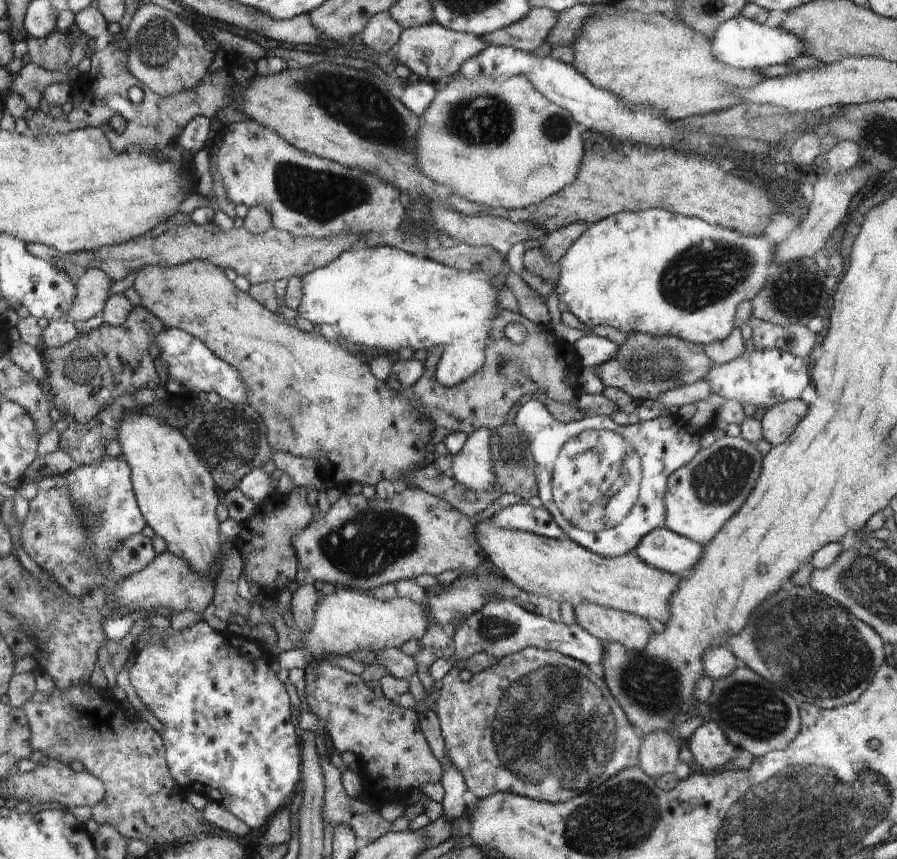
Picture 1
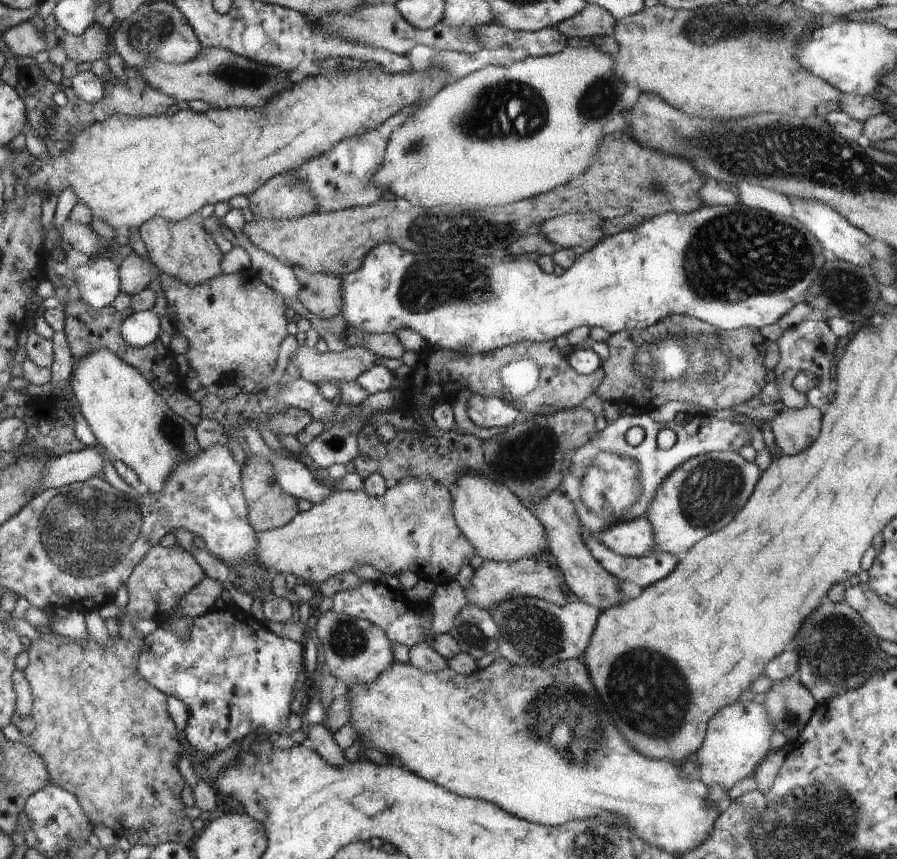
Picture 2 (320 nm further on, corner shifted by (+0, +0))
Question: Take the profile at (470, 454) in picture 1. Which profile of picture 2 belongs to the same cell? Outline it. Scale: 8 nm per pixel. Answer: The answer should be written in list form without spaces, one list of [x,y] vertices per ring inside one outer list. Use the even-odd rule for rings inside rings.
[[[475,394],[467,402],[468,418],[482,428],[502,428],[516,420],[519,410],[505,397]]]

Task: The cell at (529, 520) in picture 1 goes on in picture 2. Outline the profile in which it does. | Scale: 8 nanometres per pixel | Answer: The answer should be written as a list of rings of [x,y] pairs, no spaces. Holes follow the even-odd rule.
[[[592,535],[590,541],[585,543],[592,556],[615,578],[622,582],[634,582],[640,588],[645,589],[654,582],[666,578],[678,564],[678,558],[672,554],[666,554],[663,550],[641,557],[628,557],[611,553],[603,543]]]

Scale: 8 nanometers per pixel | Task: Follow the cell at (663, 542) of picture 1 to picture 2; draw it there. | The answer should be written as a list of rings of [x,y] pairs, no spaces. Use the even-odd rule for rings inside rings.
[[[638,517],[628,522],[622,520],[614,521],[596,536],[611,553],[625,557],[641,557],[642,555],[652,553],[652,550],[655,548],[654,529],[651,521],[644,517]]]

